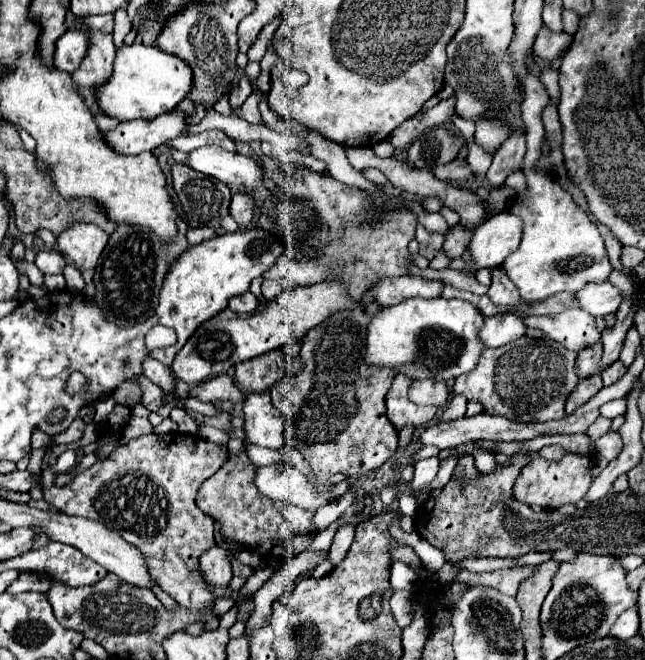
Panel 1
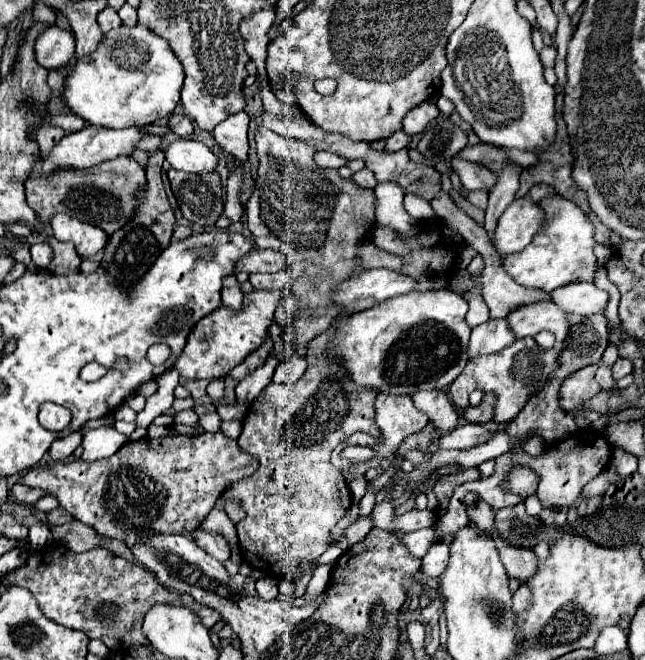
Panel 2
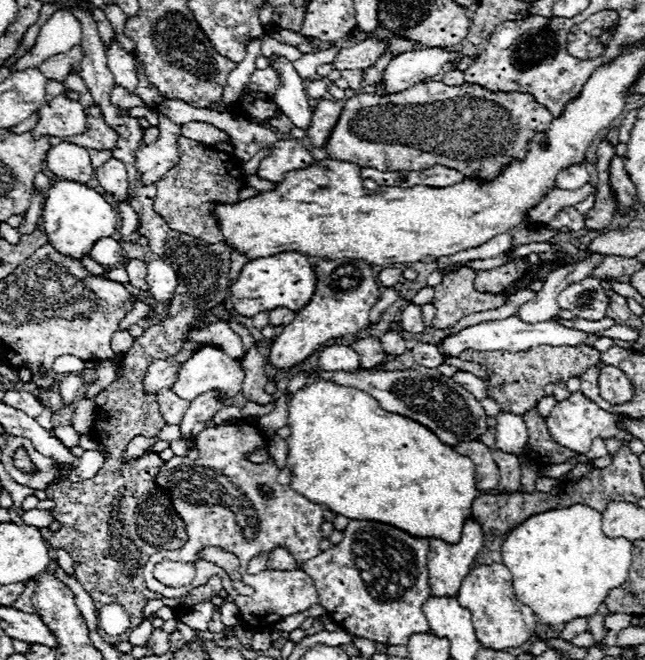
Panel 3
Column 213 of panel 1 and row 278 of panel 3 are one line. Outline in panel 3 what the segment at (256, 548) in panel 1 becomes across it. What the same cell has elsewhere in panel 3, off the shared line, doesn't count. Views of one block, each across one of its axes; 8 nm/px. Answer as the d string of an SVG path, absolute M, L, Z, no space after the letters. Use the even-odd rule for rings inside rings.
M516 260L516 262L508 262L500 268L494 268L494 270L478 270L476 274L476 290L482 290L482 292L500 292L500 290L506 290L514 280L518 280L524 272L528 270L528 264L522 262L522 260Z

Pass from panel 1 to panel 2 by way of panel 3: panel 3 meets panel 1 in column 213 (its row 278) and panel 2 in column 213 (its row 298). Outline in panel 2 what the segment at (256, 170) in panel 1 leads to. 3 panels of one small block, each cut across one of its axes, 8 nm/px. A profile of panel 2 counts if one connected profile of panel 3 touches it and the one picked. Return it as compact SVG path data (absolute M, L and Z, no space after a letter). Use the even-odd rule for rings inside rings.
M180 138L180 140L172 142L166 148L166 160L170 162L172 168L190 172L190 174L214 172L216 162L218 162L216 156L208 150L208 146L204 146L198 140L192 140L192 138Z

